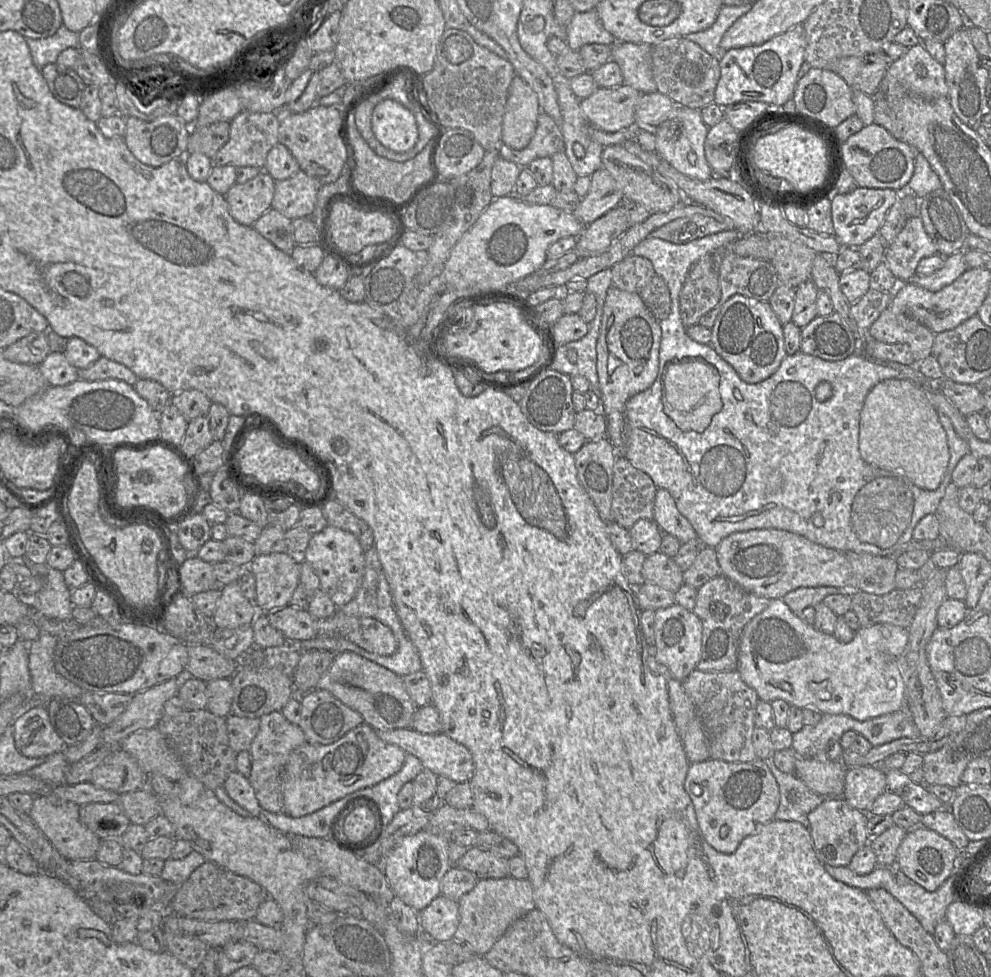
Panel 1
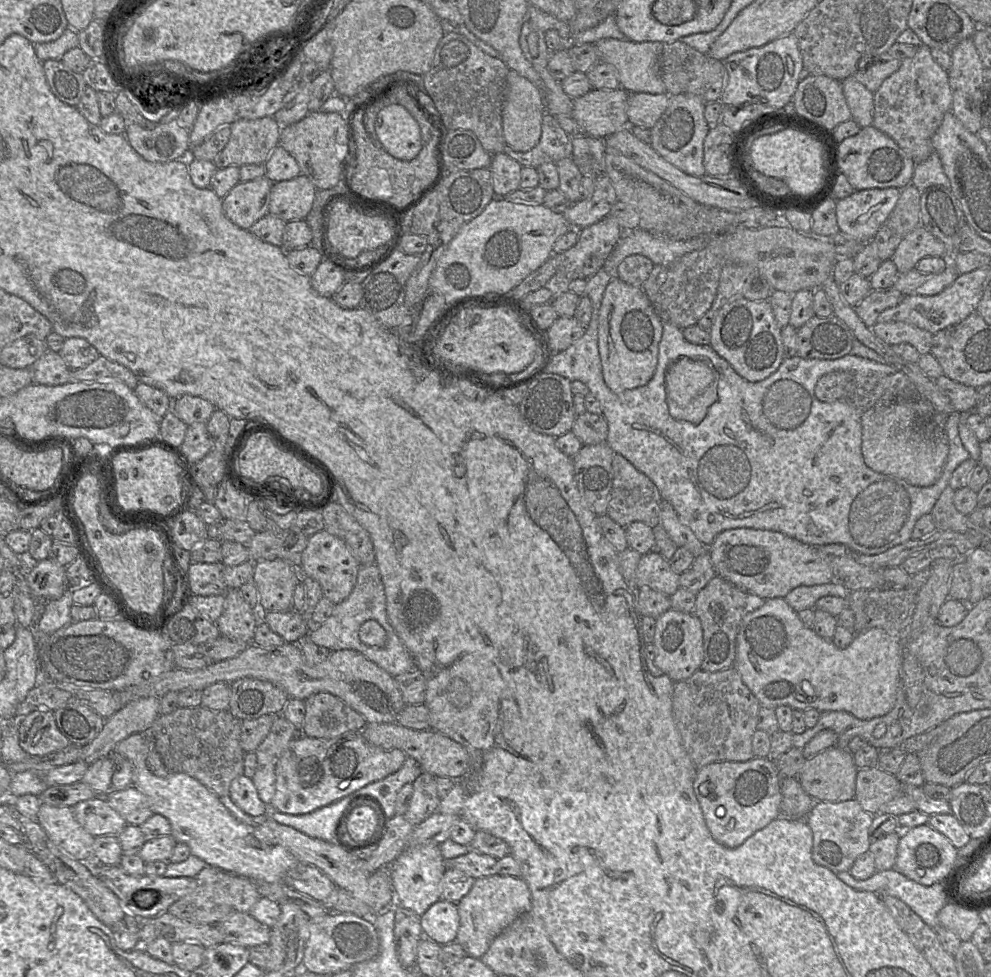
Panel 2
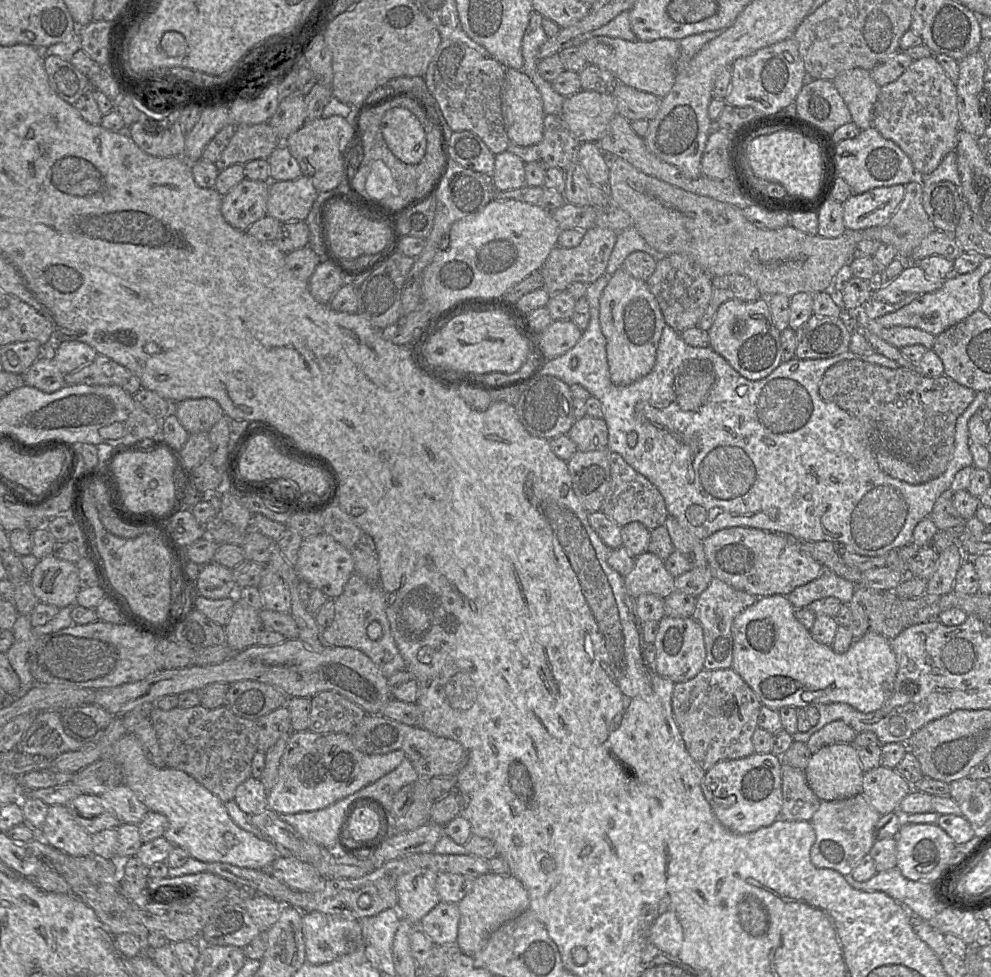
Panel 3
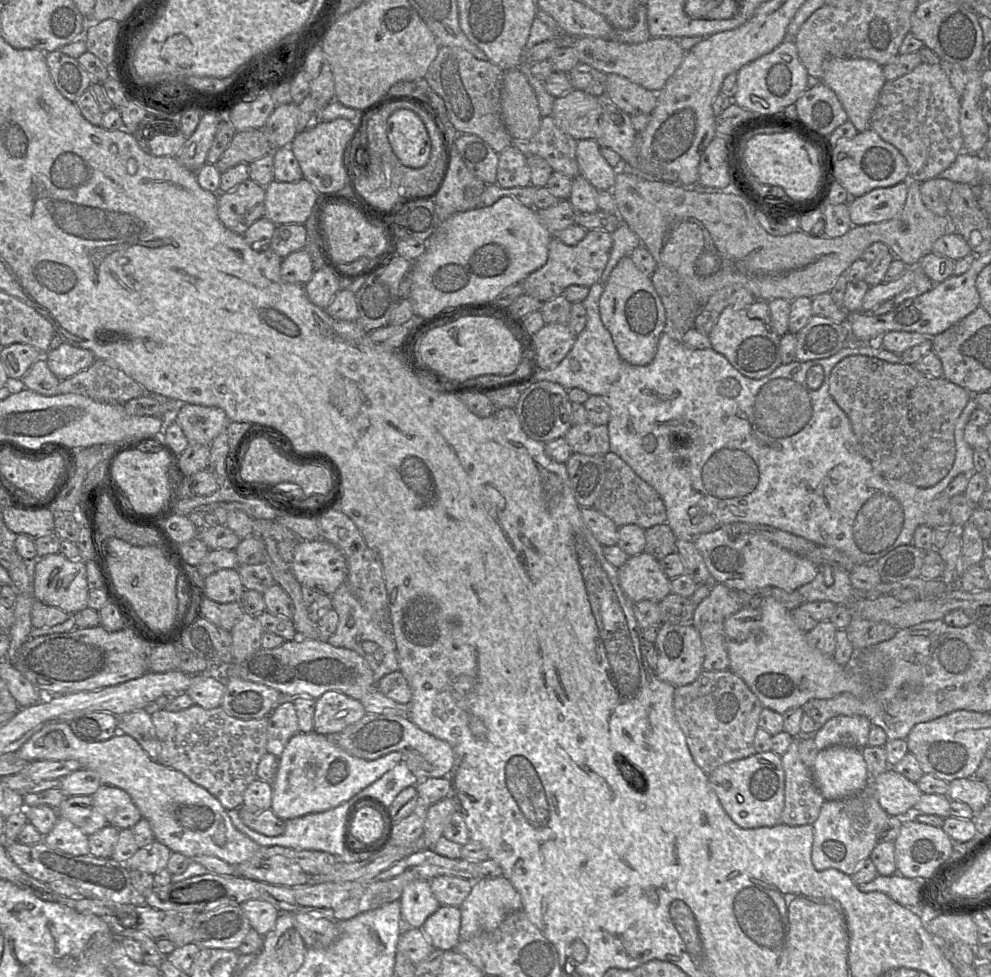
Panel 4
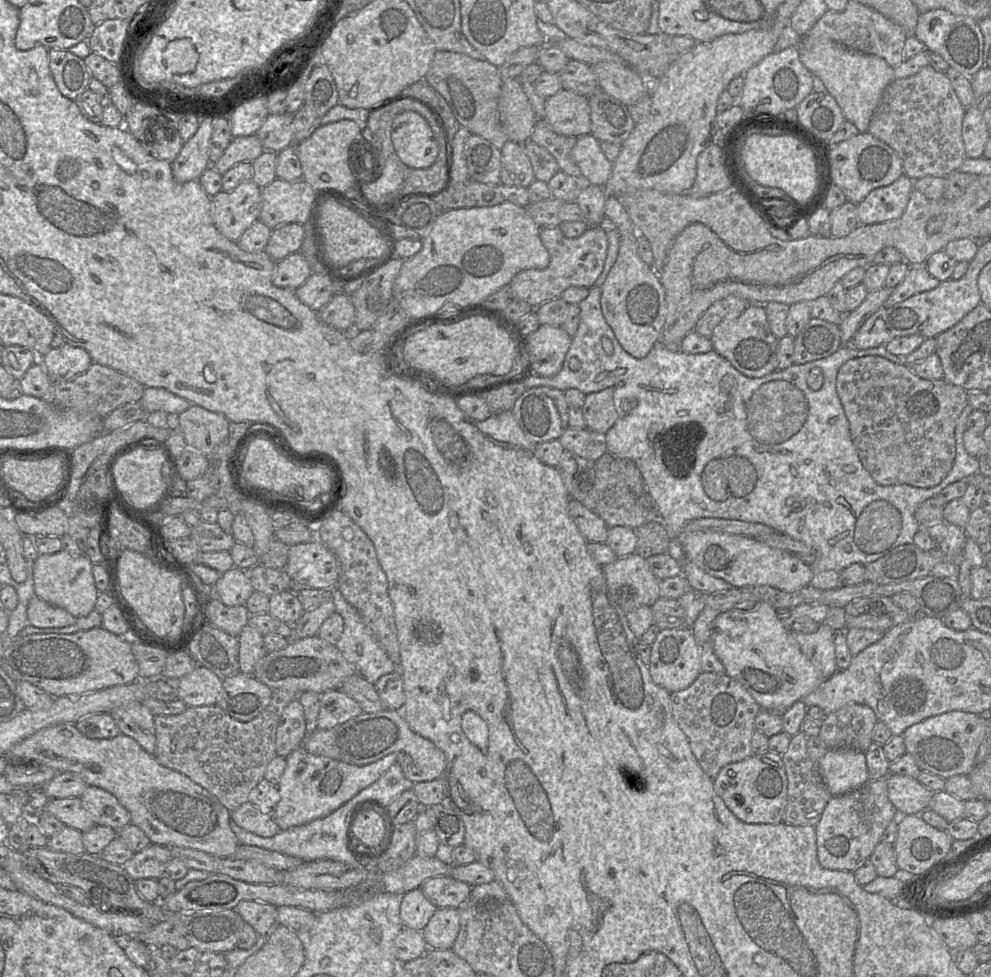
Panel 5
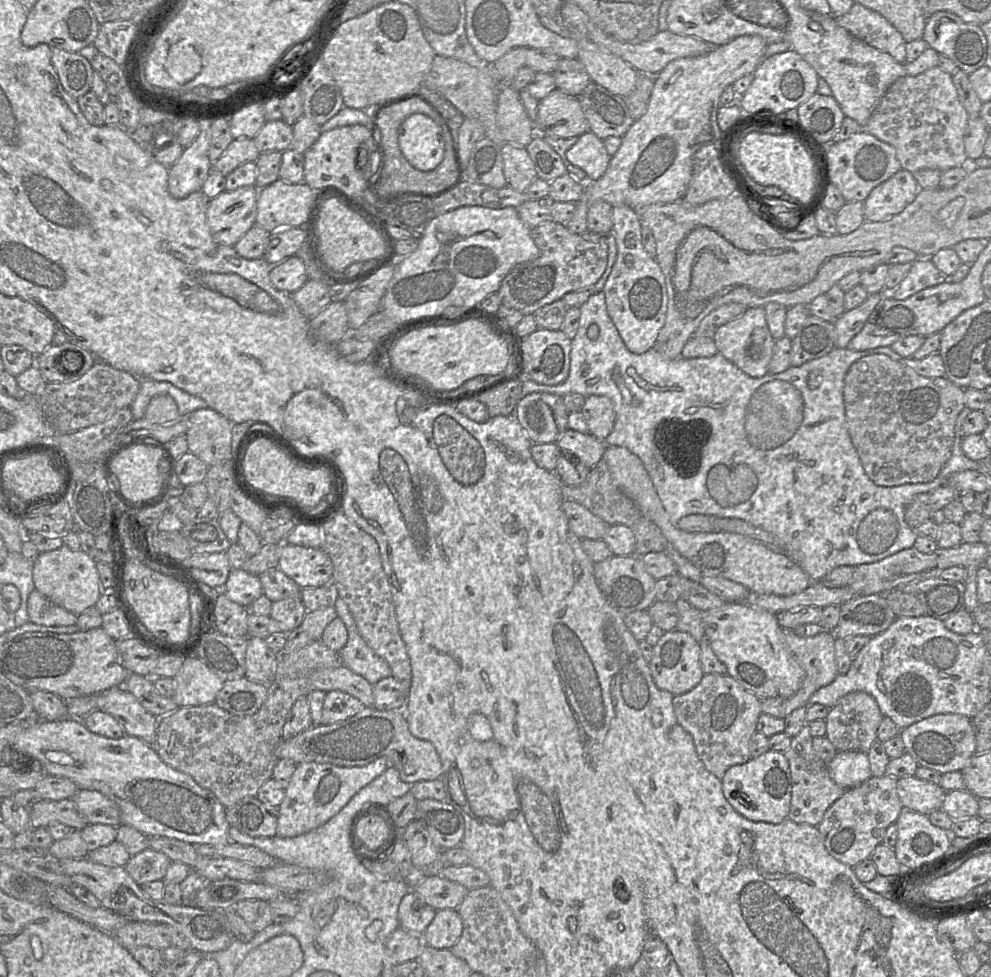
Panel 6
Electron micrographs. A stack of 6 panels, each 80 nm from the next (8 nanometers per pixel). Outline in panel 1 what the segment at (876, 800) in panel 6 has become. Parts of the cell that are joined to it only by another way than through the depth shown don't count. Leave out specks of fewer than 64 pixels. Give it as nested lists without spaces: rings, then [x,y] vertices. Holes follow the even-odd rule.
[[[826,798],[809,813],[808,820],[810,823],[809,831],[813,841],[813,848],[818,860],[822,864],[830,866],[849,866],[854,854],[869,843],[869,837],[866,832],[868,814],[852,808],[843,798]]]

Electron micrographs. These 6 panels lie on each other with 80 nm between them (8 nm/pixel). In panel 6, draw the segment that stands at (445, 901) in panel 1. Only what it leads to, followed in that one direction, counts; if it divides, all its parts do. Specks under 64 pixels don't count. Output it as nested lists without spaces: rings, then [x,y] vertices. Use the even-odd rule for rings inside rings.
[[[456,909],[436,910],[434,919],[421,936],[422,942],[435,949],[451,949],[463,930],[462,919]]]

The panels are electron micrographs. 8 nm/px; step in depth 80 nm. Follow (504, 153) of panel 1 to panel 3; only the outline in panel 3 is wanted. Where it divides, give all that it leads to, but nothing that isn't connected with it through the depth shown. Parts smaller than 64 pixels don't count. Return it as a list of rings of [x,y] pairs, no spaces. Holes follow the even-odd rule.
[[[544,114],[543,138],[531,146],[509,143],[509,151],[523,162],[538,162],[545,168],[560,168],[566,171],[578,162],[580,142],[572,135],[560,115]]]

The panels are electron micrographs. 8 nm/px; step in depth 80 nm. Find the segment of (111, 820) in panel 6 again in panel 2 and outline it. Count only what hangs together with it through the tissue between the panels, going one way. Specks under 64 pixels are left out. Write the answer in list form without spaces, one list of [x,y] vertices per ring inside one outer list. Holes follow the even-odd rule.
[[[133,785],[103,798],[129,825],[140,826],[154,814],[145,795]]]

